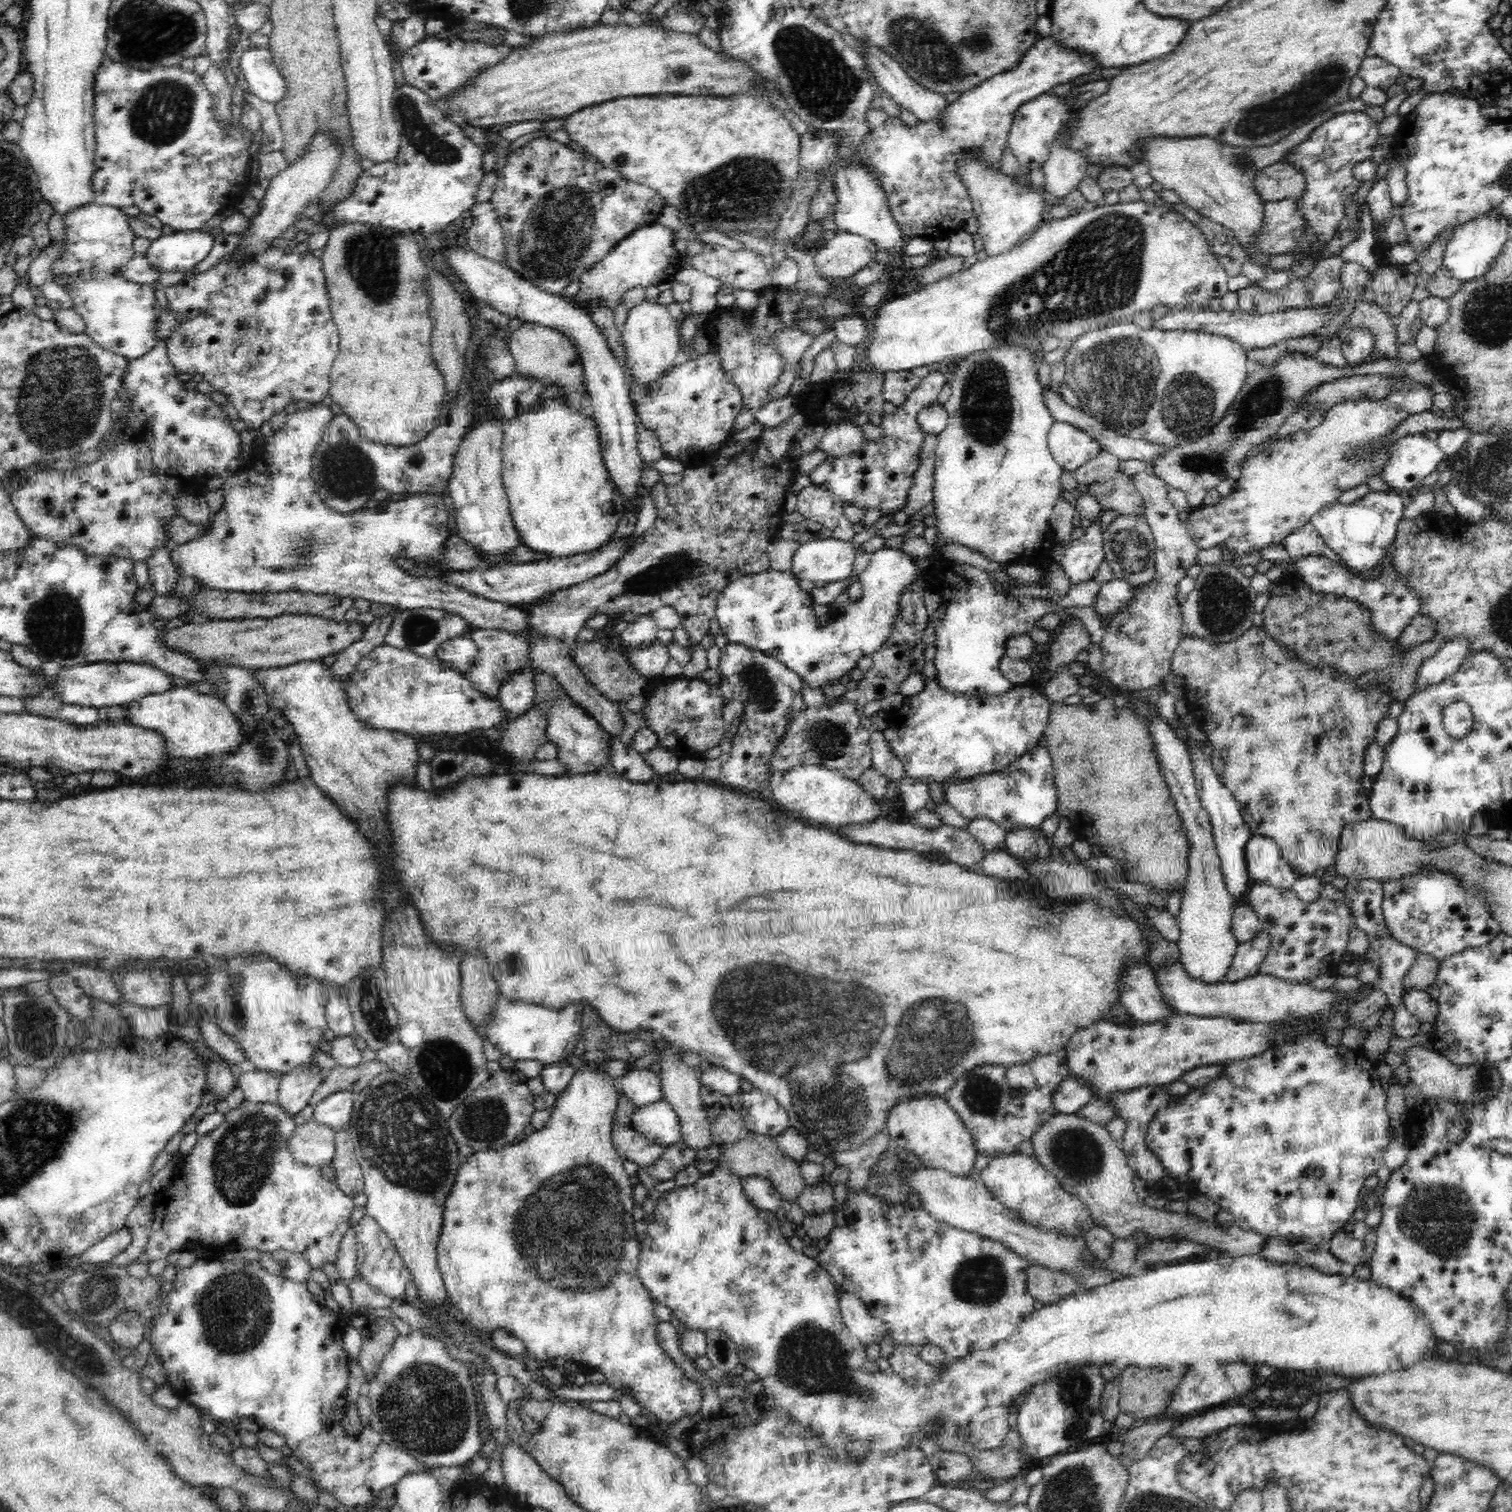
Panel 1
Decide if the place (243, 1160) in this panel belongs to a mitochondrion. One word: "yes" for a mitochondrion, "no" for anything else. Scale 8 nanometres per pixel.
yes

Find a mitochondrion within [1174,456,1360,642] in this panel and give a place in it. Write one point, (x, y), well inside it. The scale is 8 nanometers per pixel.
(1223, 603)

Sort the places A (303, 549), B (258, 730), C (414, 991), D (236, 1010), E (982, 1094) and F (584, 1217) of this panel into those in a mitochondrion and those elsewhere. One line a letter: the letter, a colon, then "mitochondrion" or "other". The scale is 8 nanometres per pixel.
A: mitochondrion
B: mitochondrion
C: other
D: mitochondrion
E: mitochondrion
F: mitochondrion

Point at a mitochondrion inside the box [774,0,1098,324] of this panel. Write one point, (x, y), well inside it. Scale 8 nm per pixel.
(935, 58)

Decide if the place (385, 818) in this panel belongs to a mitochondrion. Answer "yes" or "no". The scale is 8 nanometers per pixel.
no

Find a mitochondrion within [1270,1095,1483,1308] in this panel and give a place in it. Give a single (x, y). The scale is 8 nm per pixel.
(1424, 1211)

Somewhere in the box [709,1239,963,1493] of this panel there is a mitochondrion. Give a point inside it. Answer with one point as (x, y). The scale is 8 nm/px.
(812, 1360)

